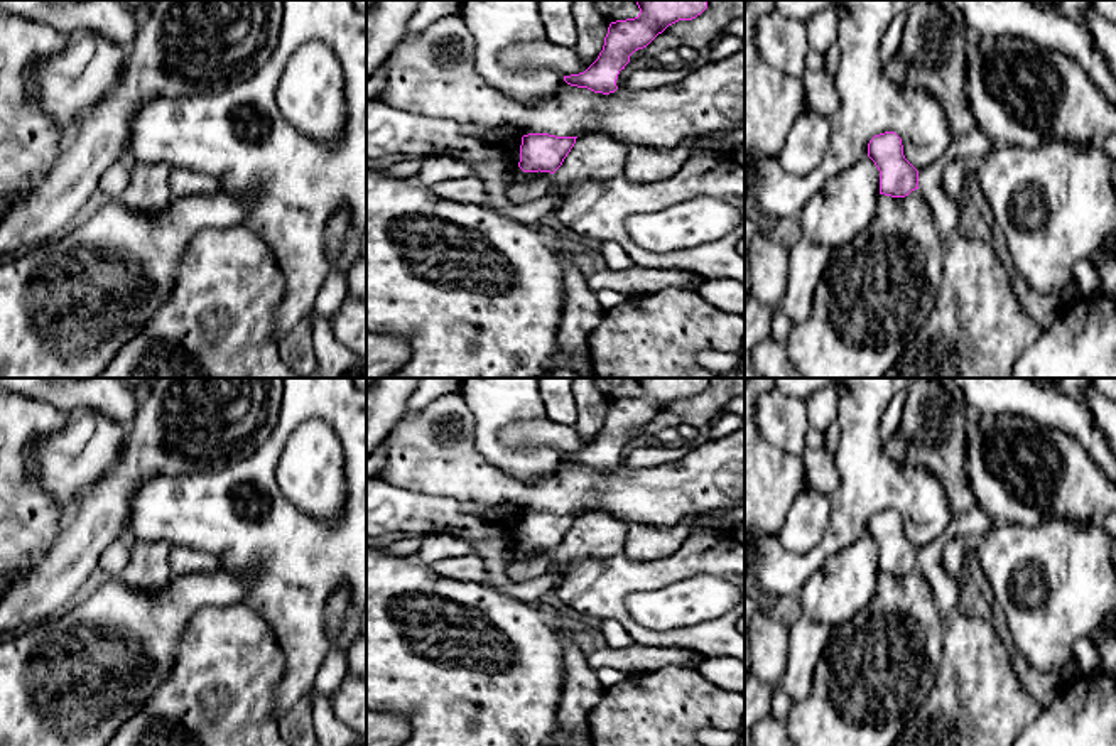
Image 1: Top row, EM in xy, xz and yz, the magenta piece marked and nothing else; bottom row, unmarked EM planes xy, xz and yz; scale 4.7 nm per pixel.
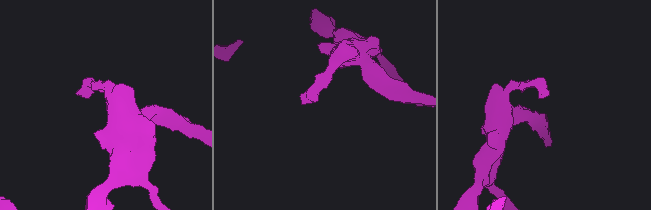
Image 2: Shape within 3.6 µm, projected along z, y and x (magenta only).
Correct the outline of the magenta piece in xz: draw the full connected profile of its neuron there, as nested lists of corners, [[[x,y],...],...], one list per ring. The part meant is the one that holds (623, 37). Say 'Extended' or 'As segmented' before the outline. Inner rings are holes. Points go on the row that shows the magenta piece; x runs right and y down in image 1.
As segmented. [[[637,0],[637,5],[640,14],[635,19],[609,24],[598,59],[584,73],[564,76],[567,84],[603,95],[615,93],[618,74],[630,56],[647,47],[669,25],[701,15],[707,0]]]

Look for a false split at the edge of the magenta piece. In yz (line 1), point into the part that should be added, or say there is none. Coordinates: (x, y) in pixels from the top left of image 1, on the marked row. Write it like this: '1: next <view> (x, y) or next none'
1: next none

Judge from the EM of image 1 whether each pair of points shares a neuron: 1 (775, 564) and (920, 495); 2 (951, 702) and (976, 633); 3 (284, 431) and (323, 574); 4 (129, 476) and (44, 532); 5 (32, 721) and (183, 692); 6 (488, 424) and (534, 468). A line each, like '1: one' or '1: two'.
1: one
2: one
3: one
4: two
5: two
6: one

